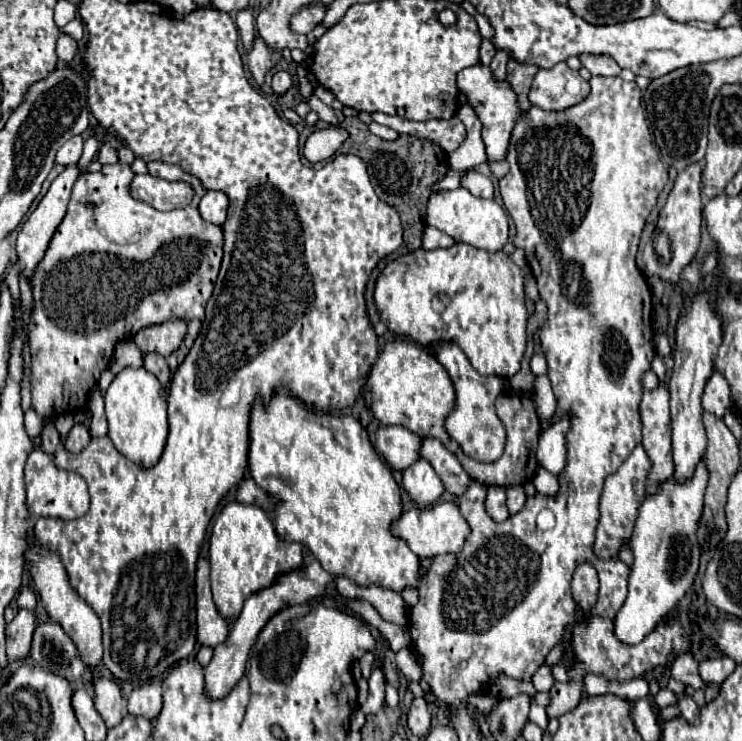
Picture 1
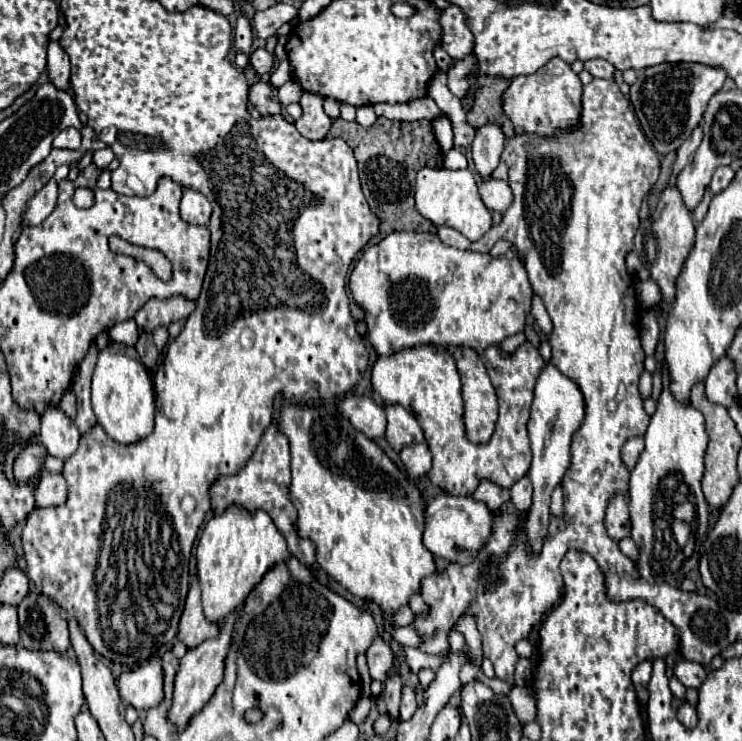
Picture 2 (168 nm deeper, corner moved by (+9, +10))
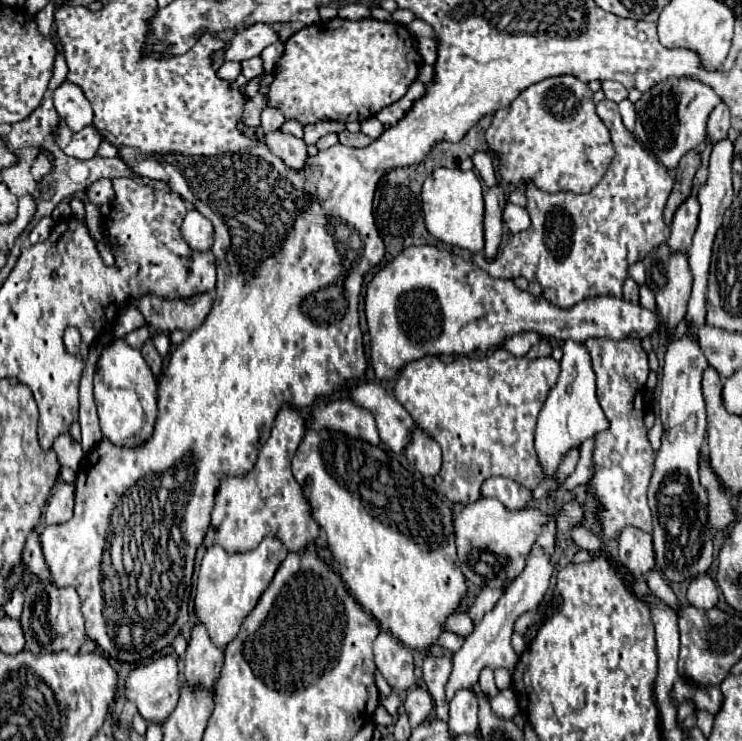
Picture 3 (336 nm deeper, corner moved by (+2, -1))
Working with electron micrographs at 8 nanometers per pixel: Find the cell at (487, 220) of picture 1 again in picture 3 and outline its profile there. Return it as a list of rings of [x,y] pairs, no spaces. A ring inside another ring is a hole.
[[[459,167],[435,169],[423,183],[421,199],[427,231],[435,239],[469,249],[471,253],[483,251],[483,189],[473,171],[461,171]]]

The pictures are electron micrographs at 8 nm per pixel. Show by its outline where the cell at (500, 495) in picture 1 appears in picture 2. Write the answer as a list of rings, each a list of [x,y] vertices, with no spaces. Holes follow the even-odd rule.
[[[484,480],[484,482],[480,482],[480,486],[472,494],[472,498],[476,502],[486,504],[490,510],[498,510],[502,504],[506,504],[510,500],[510,492],[506,488],[500,488],[500,486]]]

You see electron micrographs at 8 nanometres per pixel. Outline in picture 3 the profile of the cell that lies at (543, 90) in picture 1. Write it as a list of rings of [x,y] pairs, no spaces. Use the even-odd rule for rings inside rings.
[[[573,75],[529,85],[509,107],[495,111],[485,139],[499,157],[497,171],[505,183],[519,187],[523,181],[545,193],[589,193],[615,155],[609,129],[595,113],[593,91]]]

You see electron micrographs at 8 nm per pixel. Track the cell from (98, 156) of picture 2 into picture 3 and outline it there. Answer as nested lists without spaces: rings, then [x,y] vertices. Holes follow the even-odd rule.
[[[99,179],[95,181],[89,189],[87,189],[87,197],[93,205],[101,207],[101,205],[107,205],[113,201],[113,187],[111,187],[111,179]]]

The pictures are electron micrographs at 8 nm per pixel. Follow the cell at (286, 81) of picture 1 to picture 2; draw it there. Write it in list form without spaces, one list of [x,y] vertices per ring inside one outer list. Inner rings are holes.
[[[256,50],[252,56],[250,56],[250,62],[252,62],[252,66],[256,68],[256,72],[260,74],[260,76],[264,76],[264,74],[270,74],[272,72],[272,68],[274,68],[274,54],[270,54],[270,52],[266,52],[266,50]]]

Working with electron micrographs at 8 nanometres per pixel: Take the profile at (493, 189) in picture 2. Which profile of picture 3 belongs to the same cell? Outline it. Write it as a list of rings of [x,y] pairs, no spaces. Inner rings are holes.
[[[507,203],[505,211],[503,211],[503,221],[507,223],[507,227],[513,231],[513,233],[521,233],[525,229],[531,227],[531,219],[529,219],[529,213],[523,209],[523,207],[517,207],[513,203]]]

